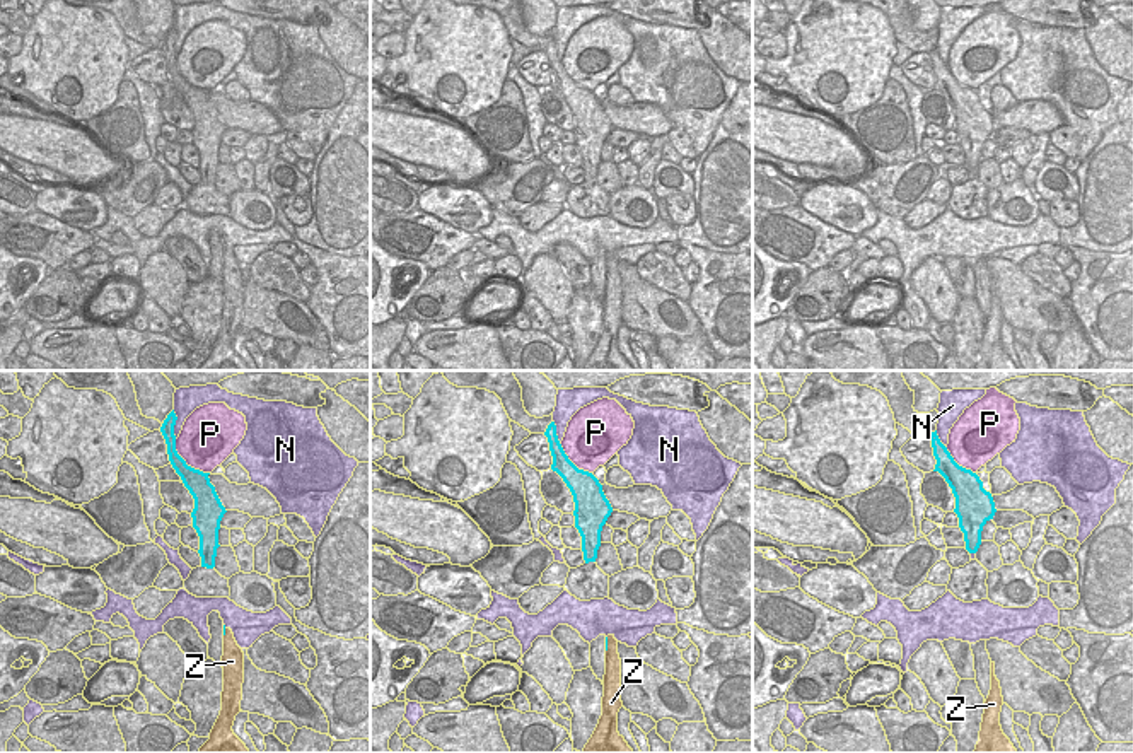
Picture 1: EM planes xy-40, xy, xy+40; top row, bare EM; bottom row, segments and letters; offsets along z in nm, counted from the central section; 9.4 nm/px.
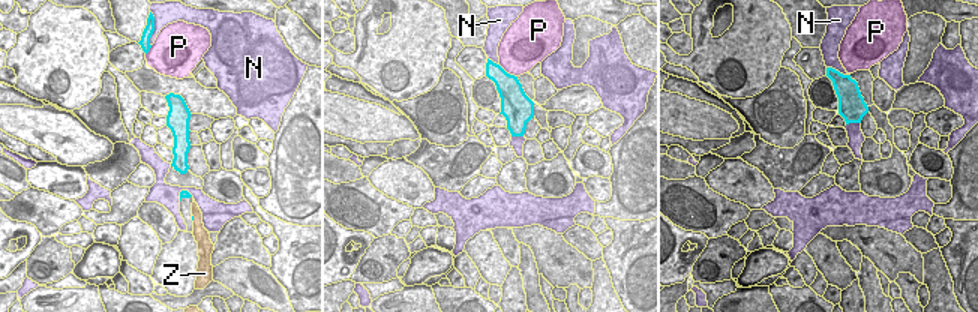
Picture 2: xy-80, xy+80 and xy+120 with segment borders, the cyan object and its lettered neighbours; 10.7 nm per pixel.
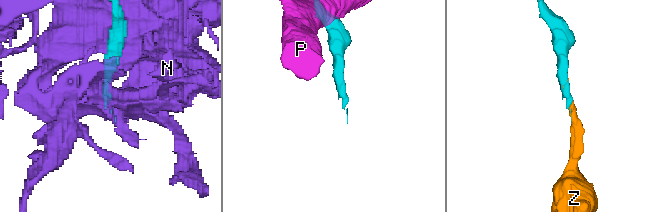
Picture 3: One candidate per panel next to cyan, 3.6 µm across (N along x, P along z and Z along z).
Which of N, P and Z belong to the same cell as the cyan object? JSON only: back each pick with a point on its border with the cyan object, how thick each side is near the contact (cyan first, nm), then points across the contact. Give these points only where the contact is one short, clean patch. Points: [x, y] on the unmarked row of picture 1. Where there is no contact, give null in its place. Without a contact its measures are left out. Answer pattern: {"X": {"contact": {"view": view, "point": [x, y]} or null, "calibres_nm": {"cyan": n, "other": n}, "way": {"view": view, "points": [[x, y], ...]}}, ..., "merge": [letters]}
{"merge": []}

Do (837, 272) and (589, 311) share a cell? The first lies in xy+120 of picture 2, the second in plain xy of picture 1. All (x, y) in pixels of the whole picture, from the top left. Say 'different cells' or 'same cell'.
different cells

